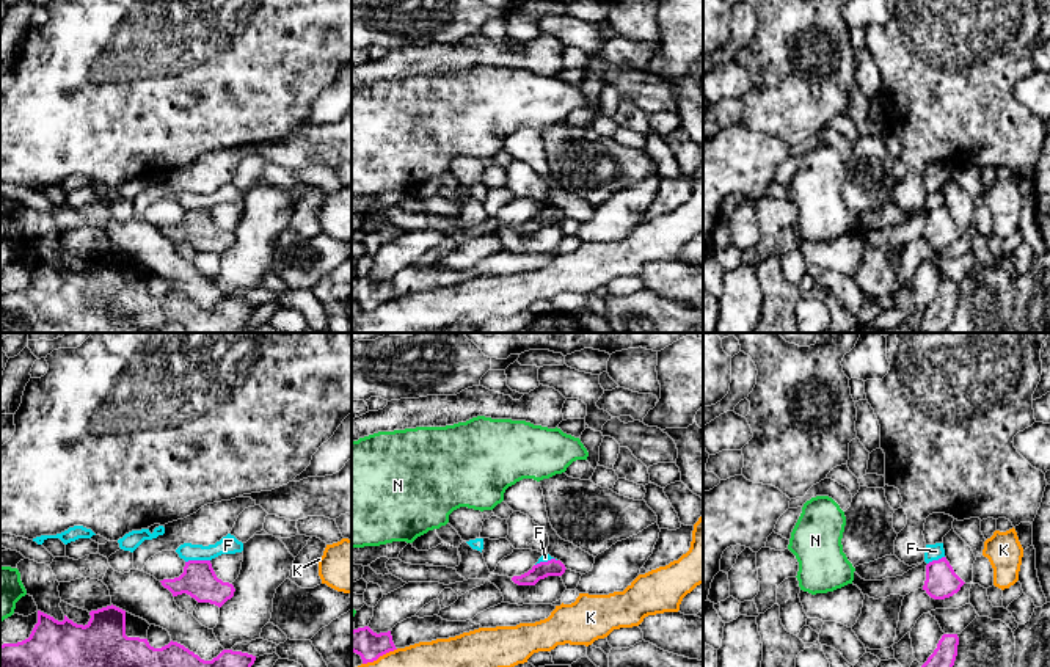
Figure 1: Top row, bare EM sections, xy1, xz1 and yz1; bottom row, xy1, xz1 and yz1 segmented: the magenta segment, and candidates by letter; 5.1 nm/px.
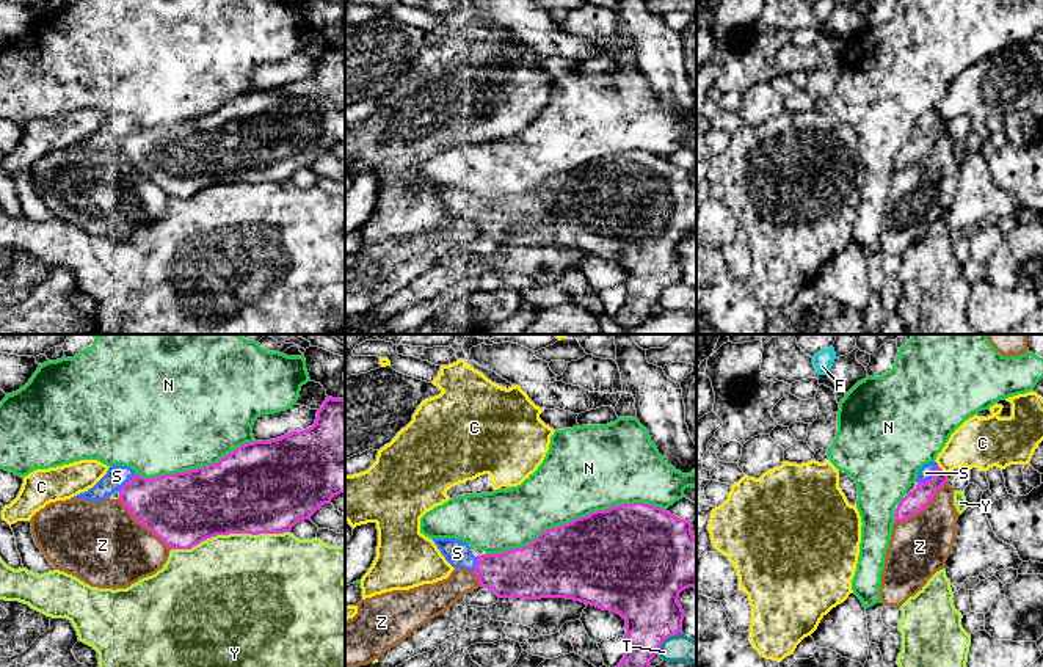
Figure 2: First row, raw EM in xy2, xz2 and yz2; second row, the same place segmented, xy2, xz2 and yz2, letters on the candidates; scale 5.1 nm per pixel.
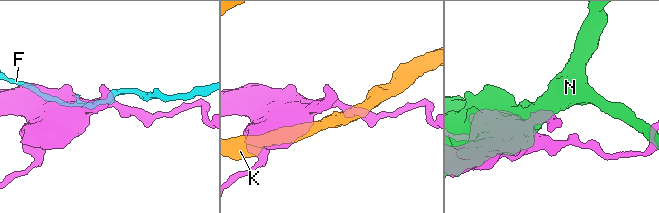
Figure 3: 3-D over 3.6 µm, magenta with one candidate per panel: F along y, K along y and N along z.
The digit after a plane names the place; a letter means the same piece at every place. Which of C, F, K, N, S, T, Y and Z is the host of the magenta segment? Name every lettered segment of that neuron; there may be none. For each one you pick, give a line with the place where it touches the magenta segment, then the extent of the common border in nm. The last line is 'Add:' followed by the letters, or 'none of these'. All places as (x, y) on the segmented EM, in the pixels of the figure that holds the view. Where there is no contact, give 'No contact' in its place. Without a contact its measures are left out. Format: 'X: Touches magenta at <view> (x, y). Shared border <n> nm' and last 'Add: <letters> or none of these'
S: Touches magenta at yz2 (932, 477). Shared border 140 nm
Add: S

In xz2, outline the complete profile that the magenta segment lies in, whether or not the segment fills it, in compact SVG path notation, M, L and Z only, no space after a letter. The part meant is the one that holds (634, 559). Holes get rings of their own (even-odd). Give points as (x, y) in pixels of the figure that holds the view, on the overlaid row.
M634 502L591 512L568 524L541 532L530 545L500 554L474 556L463 540L433 538L434 545L453 568L475 573L482 587L499 598L566 598L620 614L626 620L627 650L616 667L651 667L649 661L659 654L662 642L682 632L684 611L679 593L696 589L696 538L692 521L681 519L652 504Z

